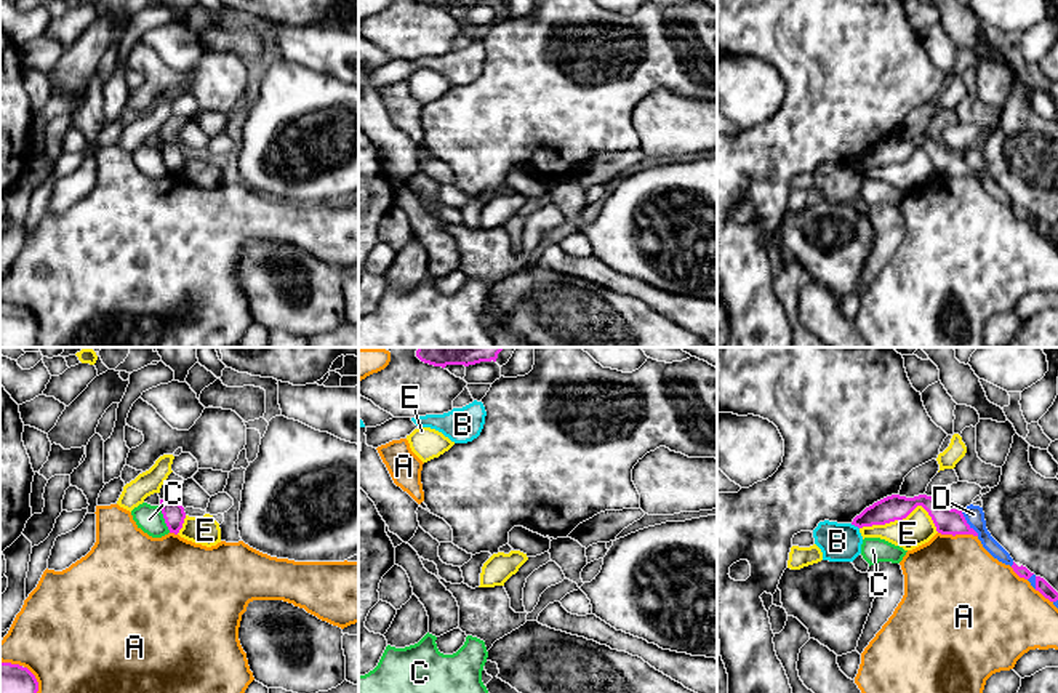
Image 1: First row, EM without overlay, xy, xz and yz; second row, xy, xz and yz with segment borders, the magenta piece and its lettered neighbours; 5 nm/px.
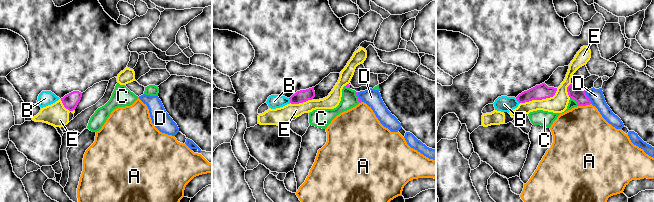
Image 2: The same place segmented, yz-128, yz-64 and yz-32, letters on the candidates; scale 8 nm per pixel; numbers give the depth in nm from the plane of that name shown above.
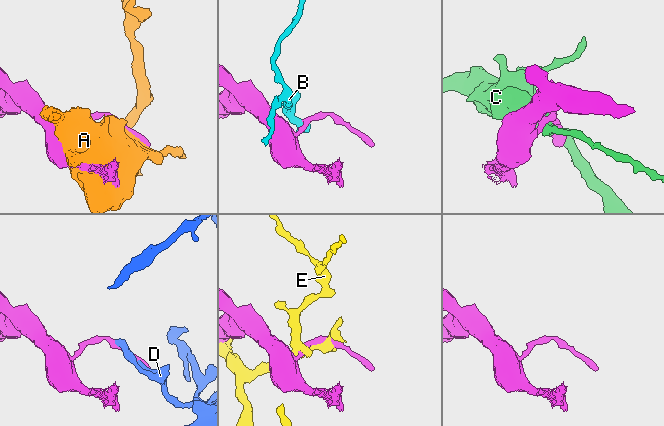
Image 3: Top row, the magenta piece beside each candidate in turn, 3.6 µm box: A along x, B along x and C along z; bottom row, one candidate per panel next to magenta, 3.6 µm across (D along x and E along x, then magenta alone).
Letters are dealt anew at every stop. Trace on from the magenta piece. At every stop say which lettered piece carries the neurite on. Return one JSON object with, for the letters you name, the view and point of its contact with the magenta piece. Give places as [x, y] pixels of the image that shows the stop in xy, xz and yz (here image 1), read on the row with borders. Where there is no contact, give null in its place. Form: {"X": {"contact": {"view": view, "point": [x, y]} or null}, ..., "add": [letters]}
{"add": []}

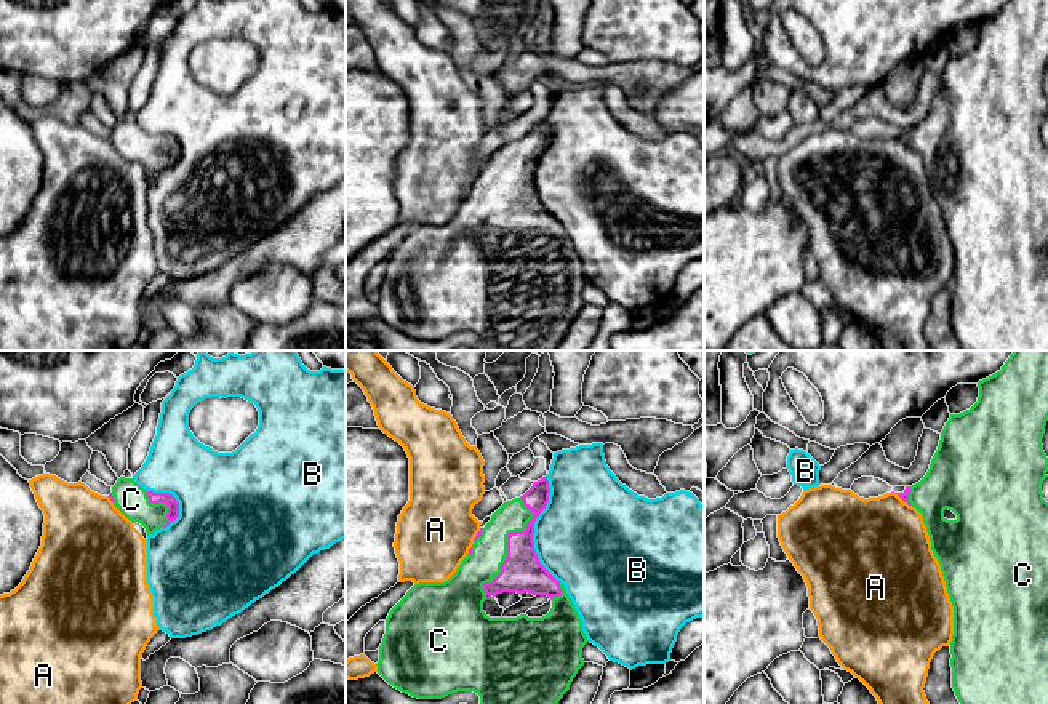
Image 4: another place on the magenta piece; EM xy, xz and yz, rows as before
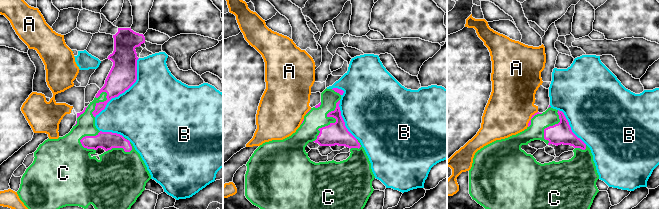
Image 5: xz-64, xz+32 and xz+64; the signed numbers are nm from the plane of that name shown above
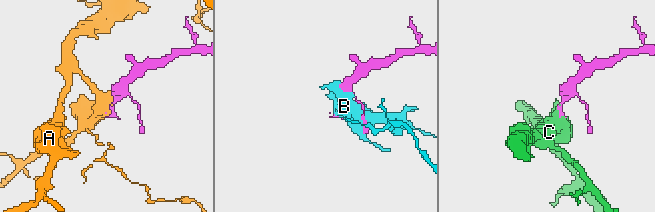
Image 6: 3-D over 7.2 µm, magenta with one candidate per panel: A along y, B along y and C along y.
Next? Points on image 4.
{"C": {"contact": {"view": "xz", "point": [508, 543]}}, "add": ["C"]}

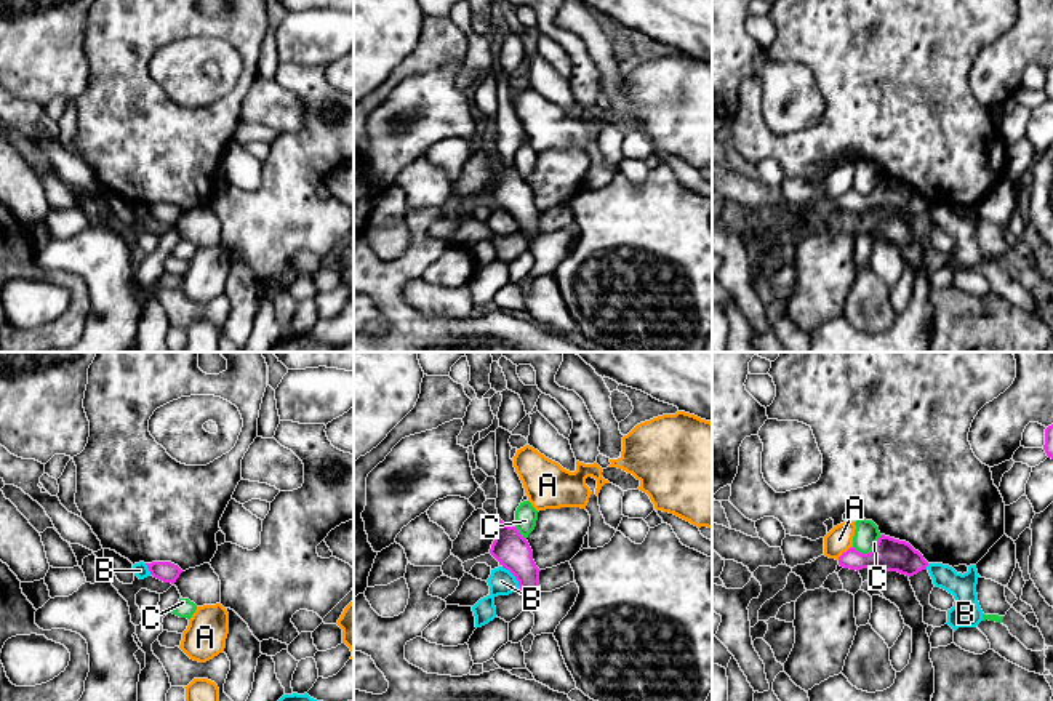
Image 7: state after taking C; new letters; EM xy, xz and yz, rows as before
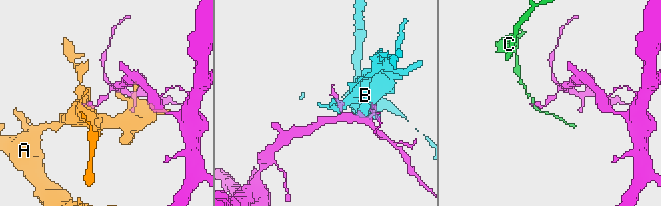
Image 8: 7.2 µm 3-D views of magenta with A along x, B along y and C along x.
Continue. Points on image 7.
{"add": []}

